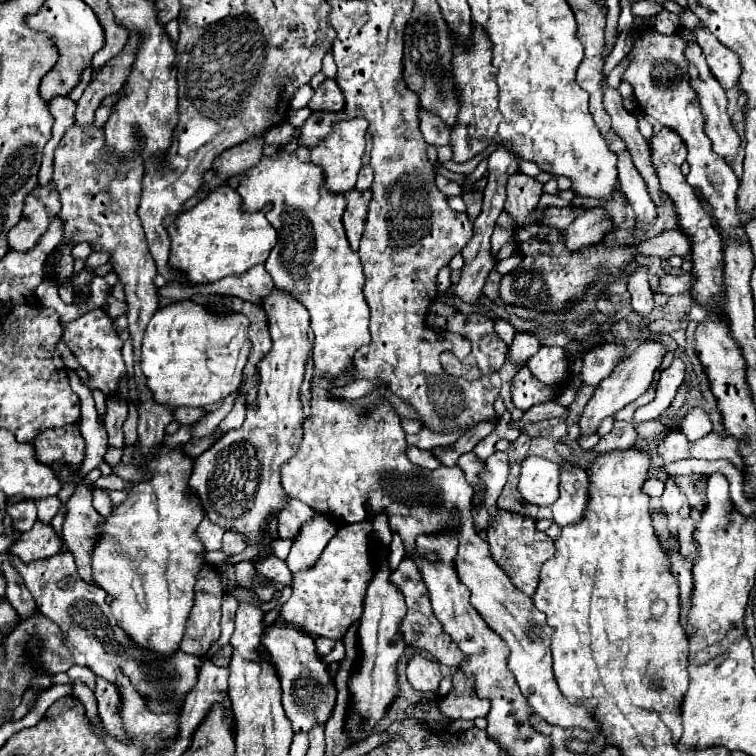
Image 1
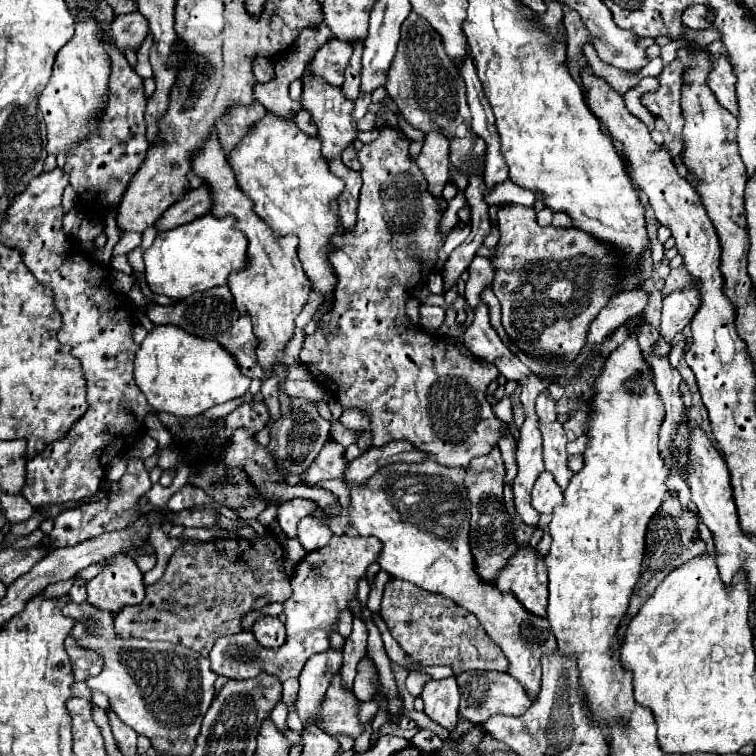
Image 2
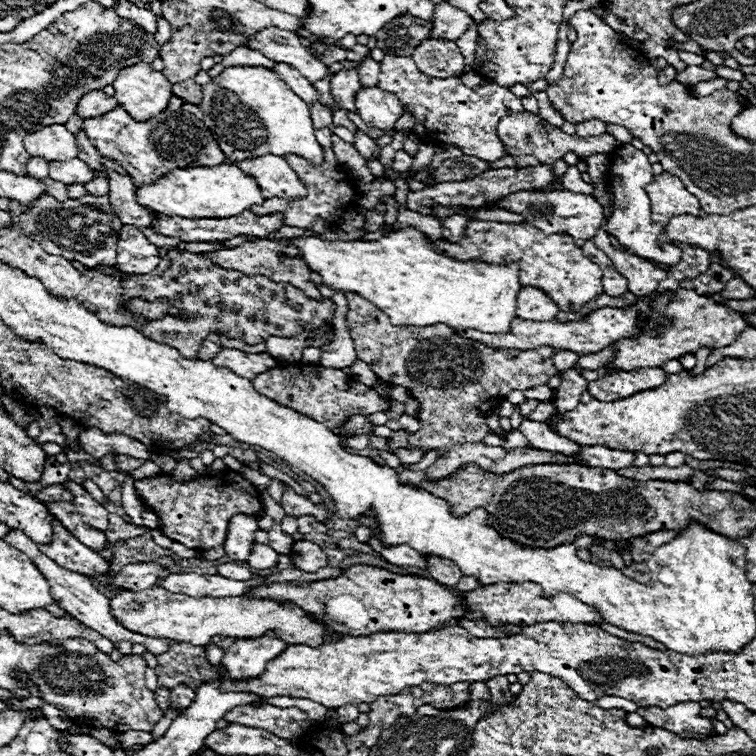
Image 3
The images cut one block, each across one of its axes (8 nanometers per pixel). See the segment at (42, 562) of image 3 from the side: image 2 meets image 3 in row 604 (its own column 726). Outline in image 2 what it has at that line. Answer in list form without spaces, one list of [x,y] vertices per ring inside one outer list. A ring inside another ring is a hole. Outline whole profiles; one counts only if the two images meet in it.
[[[714,58],[714,70],[708,76],[708,86],[716,94],[718,102],[730,110],[734,116],[738,116],[738,98],[736,98],[736,76],[732,72],[732,66],[728,58]]]

